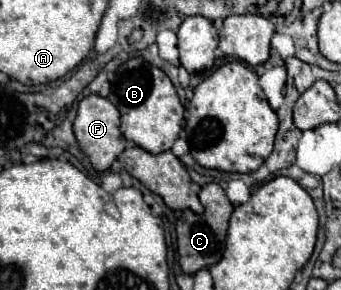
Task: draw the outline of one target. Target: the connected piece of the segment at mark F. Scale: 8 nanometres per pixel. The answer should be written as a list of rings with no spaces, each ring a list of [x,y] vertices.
[[[89,95],[79,101],[77,117],[73,121],[73,131],[81,151],[89,157],[91,165],[97,171],[109,169],[111,163],[117,159],[117,155],[127,147],[127,139],[119,131],[119,111],[109,99],[103,99],[101,95]]]

